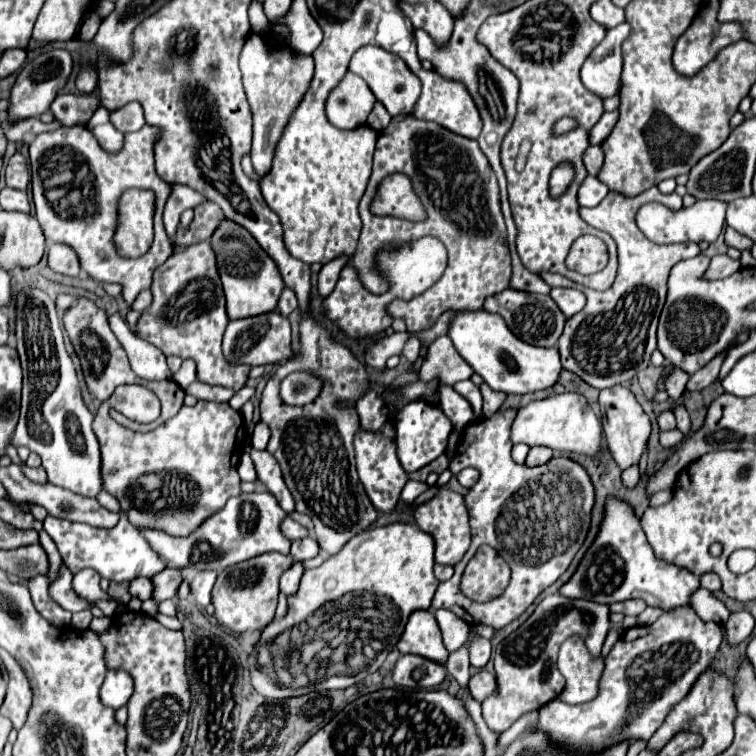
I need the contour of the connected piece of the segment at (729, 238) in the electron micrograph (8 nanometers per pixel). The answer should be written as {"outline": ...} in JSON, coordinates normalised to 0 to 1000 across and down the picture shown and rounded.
{"outline":[[[959,302],[959,323],[962,325],[970,325],[970,328],[975,328],[975,331],[985,331],[985,328],[993,328],[993,317],[988,315],[988,312],[983,312],[983,310],[978,310],[978,307],[972,307],[970,302]]]}

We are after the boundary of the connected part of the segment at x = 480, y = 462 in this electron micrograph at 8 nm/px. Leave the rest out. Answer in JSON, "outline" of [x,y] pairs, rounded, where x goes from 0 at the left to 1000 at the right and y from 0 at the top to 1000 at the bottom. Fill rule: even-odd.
{"outline":[[[684,540],[660,542],[647,553],[631,553],[612,569],[602,606],[593,619],[601,628],[616,618],[631,619],[636,624],[634,638],[615,656],[626,717],[618,735],[602,749],[599,765],[581,772],[567,804],[570,810],[589,804],[620,825],[649,825],[655,833],[689,815],[697,802],[750,754],[774,714],[787,659],[776,624],[753,606],[729,606],[726,614],[708,619],[679,611],[676,563],[681,548]],[[639,720],[655,725],[673,746],[676,770],[660,791],[644,796],[642,802],[631,802],[626,794],[615,794],[607,783],[607,767],[618,743]]]}

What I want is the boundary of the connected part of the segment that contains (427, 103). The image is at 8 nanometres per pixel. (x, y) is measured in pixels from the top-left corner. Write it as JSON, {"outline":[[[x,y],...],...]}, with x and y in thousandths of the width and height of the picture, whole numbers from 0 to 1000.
{"outline":[[[549,66],[544,71],[544,77],[536,79],[536,85],[541,85],[541,90],[557,103],[557,111],[560,111],[560,124],[552,132],[544,151],[549,156],[573,159],[573,161],[583,164],[586,169],[591,169],[591,172],[597,172],[602,177],[610,177],[610,180],[618,180],[618,183],[631,183],[636,156],[634,156],[634,148],[631,148],[628,135],[623,132],[623,124],[618,122],[618,116],[612,116],[610,108],[599,108],[599,106],[591,106],[591,103],[586,106],[586,101],[581,101],[575,93],[560,93]]]}

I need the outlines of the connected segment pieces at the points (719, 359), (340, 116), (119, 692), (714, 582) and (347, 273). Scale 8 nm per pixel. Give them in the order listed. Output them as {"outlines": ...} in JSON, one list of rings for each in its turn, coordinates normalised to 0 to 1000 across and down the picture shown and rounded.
{"outlines":[[[[964,460],[956,463],[956,466],[951,466],[951,468],[940,476],[940,481],[935,481],[935,484],[930,484],[925,492],[919,492],[919,495],[911,500],[911,505],[909,505],[909,516],[917,519],[917,516],[930,516],[930,513],[940,511],[940,508],[946,505],[948,495],[951,495],[951,487],[954,487],[962,466],[964,466]]],[[[459,95],[433,132],[433,156],[446,169],[472,169],[485,161],[496,127],[483,106]]],[[[142,889],[139,902],[134,907],[131,923],[144,937],[160,937],[168,931],[171,921],[176,918],[176,899],[168,889]]],[[[933,757],[933,759],[927,759],[925,767],[927,767],[927,778],[935,778],[940,783],[948,783],[954,778],[954,767],[951,767],[951,762],[946,762],[946,757]]],[[[459,349],[454,357],[451,357],[451,365],[448,365],[448,373],[443,378],[443,384],[427,397],[427,418],[433,423],[438,423],[440,429],[446,429],[456,444],[462,447],[470,447],[470,450],[480,450],[480,447],[493,447],[493,444],[504,444],[520,426],[517,415],[515,415],[515,402],[517,402],[517,392],[515,389],[493,389],[488,386],[480,373],[475,370],[475,362],[472,357]]]]}

